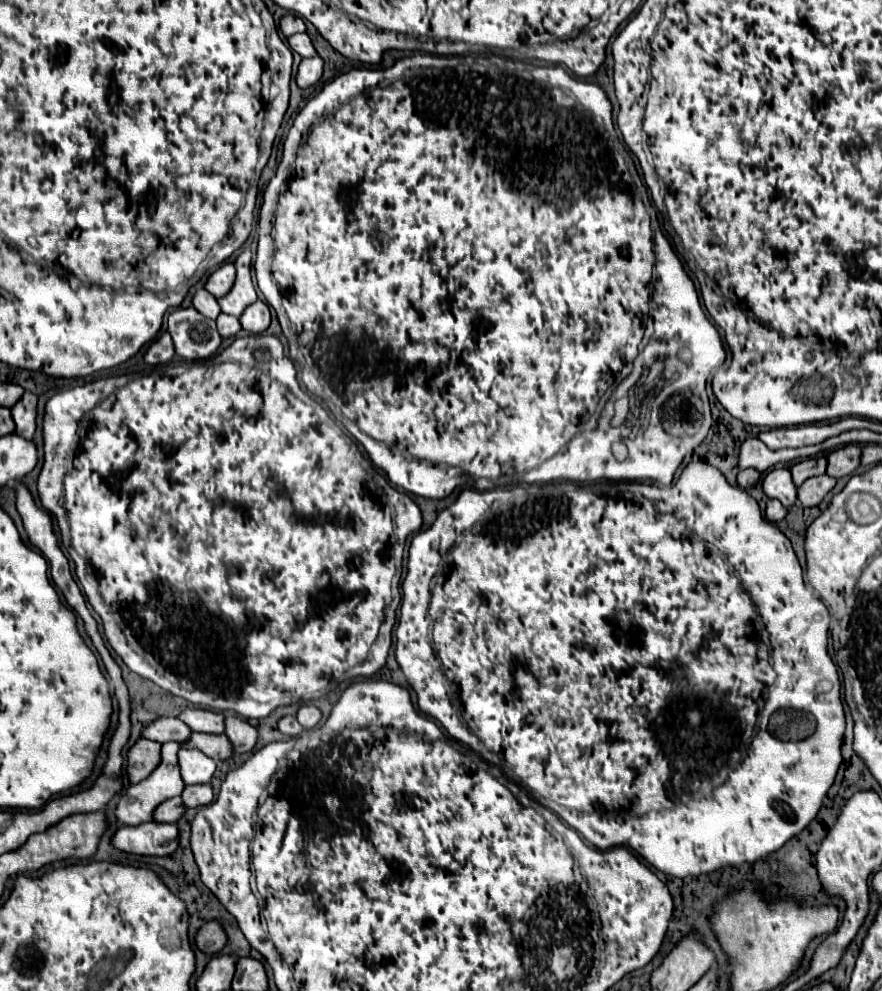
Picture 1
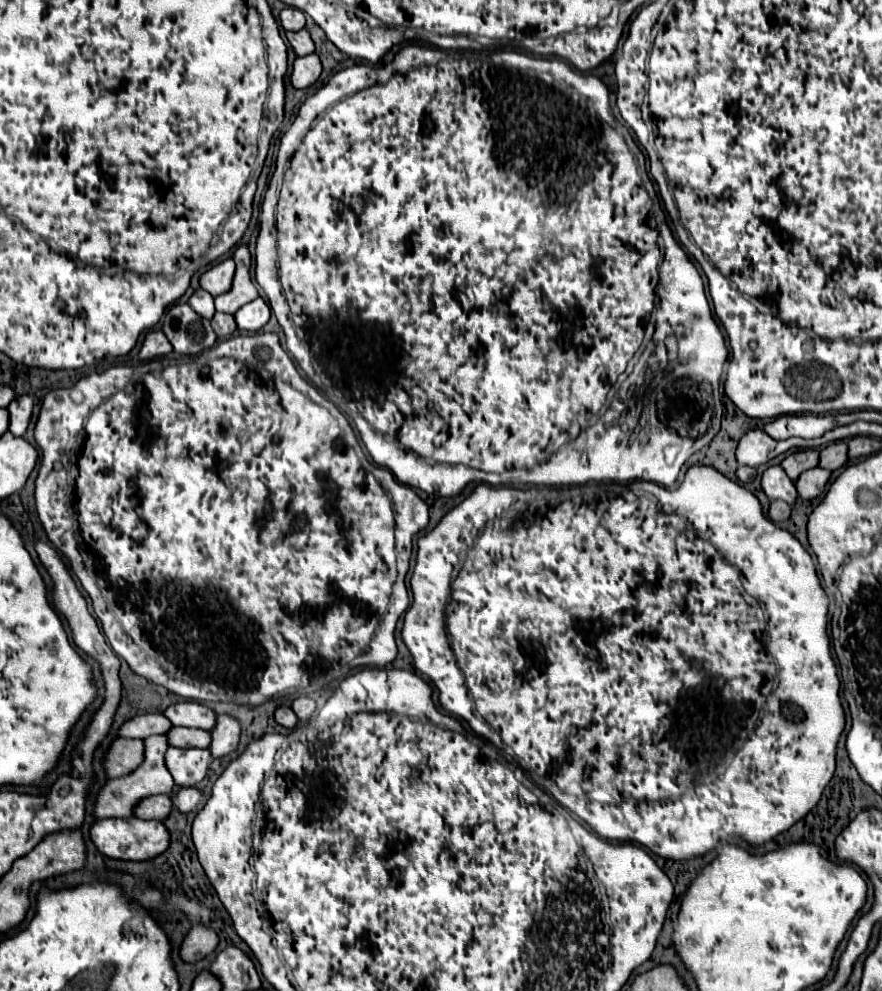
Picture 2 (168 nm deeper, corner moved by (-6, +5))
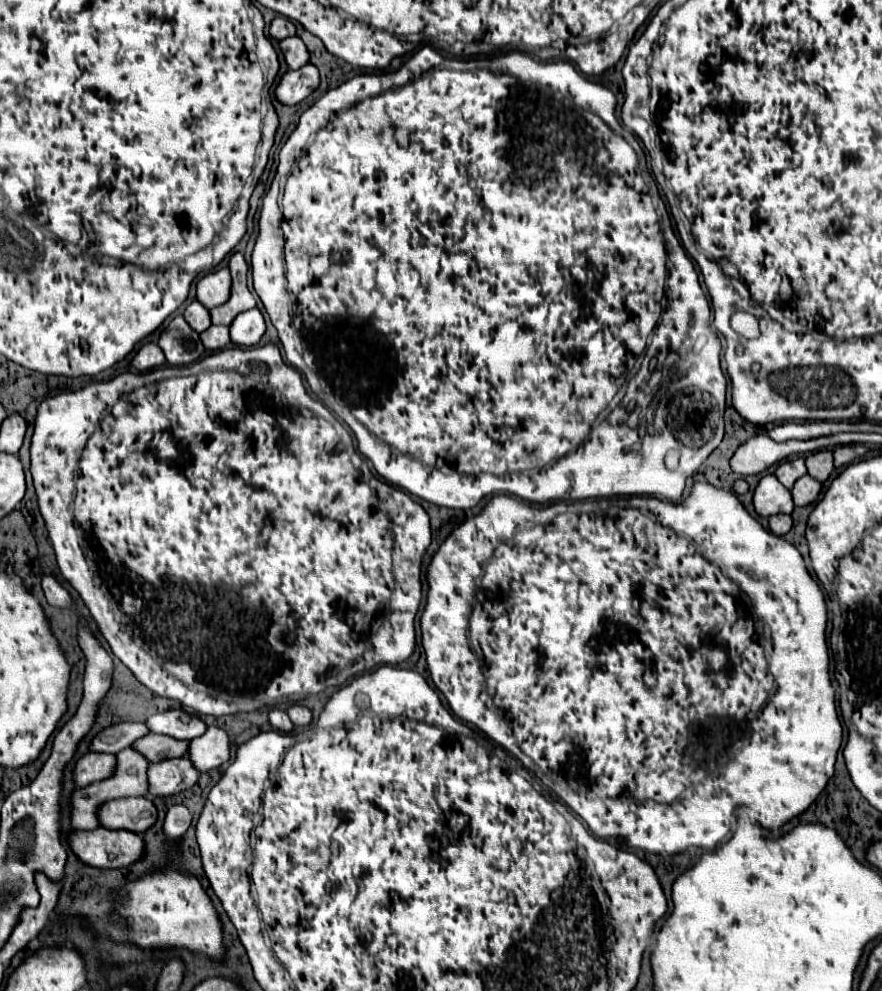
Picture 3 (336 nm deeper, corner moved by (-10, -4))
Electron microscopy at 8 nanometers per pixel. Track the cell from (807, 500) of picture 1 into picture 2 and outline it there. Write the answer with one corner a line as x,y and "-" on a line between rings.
812,468
812,470
806,470
800,480
796,482
796,488
798,488
798,496
804,498
804,500
812,500
816,496
820,496
826,488
830,480
830,472
828,470
822,470
822,468

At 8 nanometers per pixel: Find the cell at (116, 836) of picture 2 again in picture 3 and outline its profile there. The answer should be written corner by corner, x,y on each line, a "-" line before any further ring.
74,831
68,837
72,853
92,867
128,867
144,853
144,841
130,831

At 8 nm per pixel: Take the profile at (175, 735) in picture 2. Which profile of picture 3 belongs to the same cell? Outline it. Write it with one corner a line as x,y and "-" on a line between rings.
148,733
134,741
132,749
144,755
150,763
158,763
162,759
174,759
174,757
184,757
186,753
186,743
188,741
174,741
172,737
162,737

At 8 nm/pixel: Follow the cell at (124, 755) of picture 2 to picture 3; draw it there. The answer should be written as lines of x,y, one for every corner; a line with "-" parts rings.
86,753
80,757
74,765
74,785
86,787
94,781
102,781
114,773
114,755
102,755
102,753

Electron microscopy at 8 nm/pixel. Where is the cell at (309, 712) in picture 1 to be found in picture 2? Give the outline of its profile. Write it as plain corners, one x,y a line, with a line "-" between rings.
296,698
292,702
292,710
296,712
296,716
300,720
308,720
314,714
314,710
316,710
316,702
310,700
310,698

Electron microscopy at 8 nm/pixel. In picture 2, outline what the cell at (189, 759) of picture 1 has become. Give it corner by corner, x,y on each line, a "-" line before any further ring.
170,748
166,752
166,766
178,786
196,786
208,774
212,754
208,748

